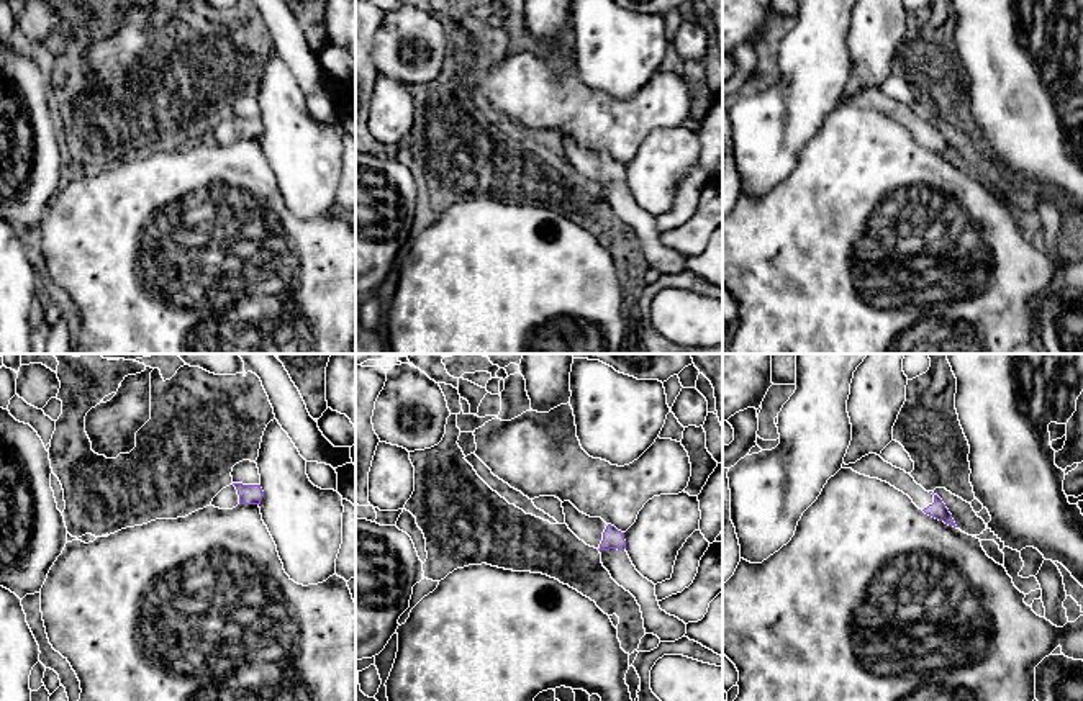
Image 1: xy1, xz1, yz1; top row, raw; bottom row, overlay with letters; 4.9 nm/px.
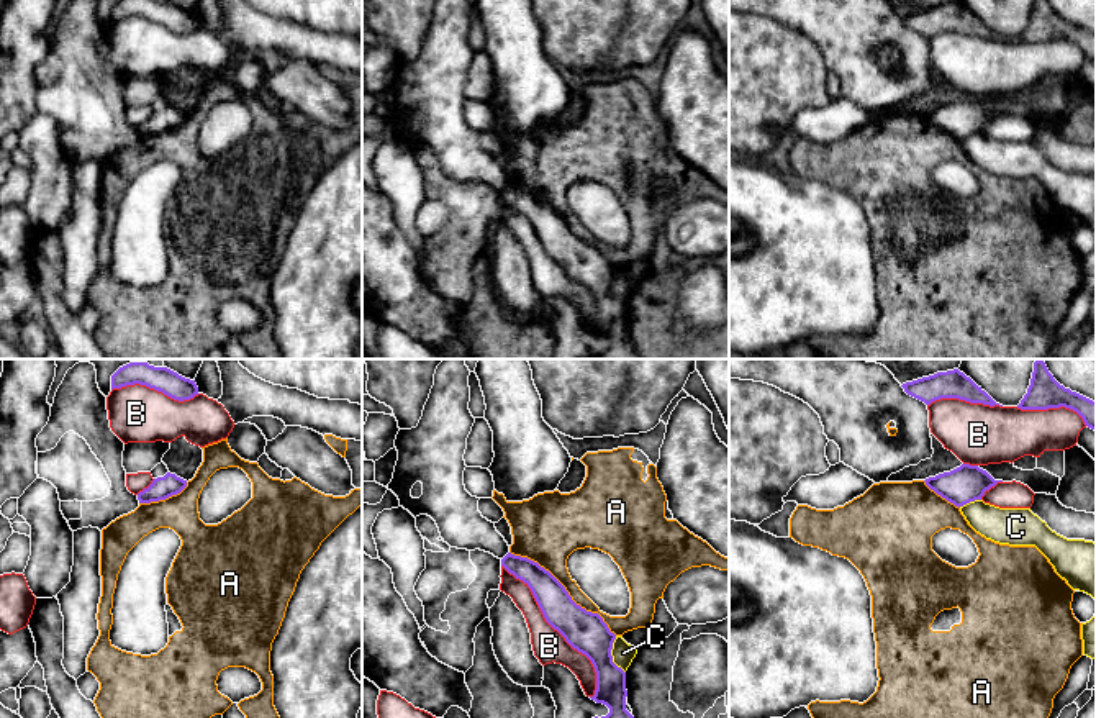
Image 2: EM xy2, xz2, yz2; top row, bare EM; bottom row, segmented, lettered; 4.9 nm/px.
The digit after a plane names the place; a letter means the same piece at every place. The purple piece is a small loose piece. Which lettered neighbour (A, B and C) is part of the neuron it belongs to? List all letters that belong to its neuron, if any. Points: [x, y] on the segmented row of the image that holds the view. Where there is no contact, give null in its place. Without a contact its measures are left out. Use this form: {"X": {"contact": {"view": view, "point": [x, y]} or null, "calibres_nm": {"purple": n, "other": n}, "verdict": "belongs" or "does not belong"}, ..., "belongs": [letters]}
{"A": {"contact": {"view": "xz2", "point": [566, 590]}, "calibres_nm": {"purple": 200, "other": 240}, "verdict": "does not belong"}, "B": {"contact": {"view": "xz2", "point": [557, 630]}, "calibres_nm": {"purple": 200, "other": 160}, "verdict": "does not belong"}, "C": {"contact": {"view": "xz2", "point": [610, 654]}, "calibres_nm": {"purple": 200, "other": 110}, "verdict": "does not belong"}, "belongs": []}

